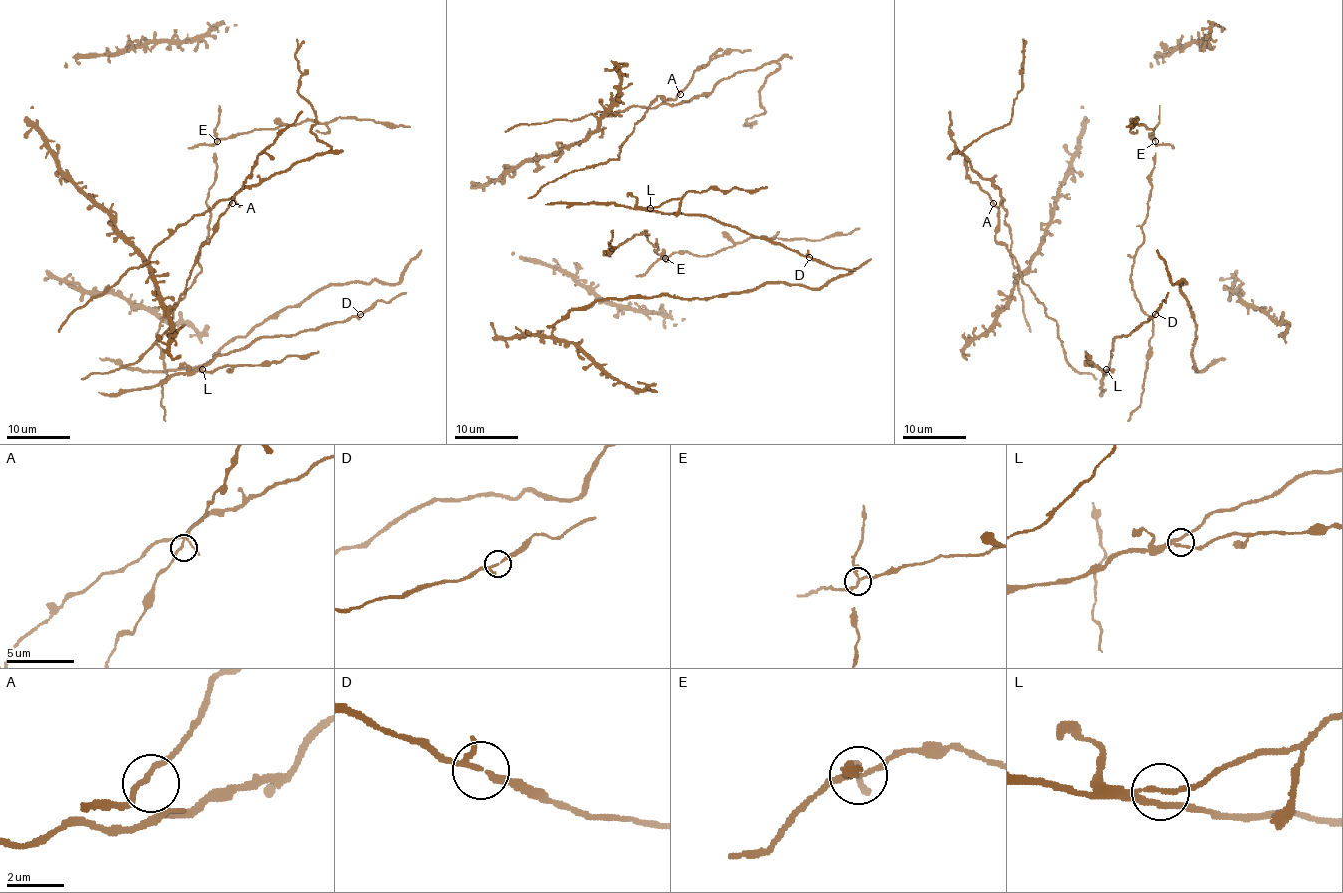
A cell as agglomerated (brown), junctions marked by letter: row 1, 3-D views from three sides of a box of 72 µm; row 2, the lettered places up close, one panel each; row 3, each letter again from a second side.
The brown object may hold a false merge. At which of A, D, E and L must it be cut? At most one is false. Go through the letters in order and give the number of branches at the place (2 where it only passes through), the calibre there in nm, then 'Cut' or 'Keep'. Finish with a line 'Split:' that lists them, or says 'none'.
A: Branches: 3. Thickness 140 nm. Keep
D: Branches: 3. Thickness 140 nm. Keep
E: Branches: 3. Thickness 150 nm. Cut
L: Branches: 3. Thickness 150 nm. Keep
Split: E

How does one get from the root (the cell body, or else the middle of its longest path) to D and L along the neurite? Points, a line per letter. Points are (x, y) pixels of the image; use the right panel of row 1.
D: (1101, 385), (1101, 379), (1109, 368), (1112, 341), (1126, 336), (1155, 314)
L: (1101, 385), (1106, 369)

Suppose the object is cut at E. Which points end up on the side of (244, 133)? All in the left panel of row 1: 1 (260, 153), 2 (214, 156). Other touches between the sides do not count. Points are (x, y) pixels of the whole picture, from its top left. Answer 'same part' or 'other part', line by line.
1: other part
2: other part

